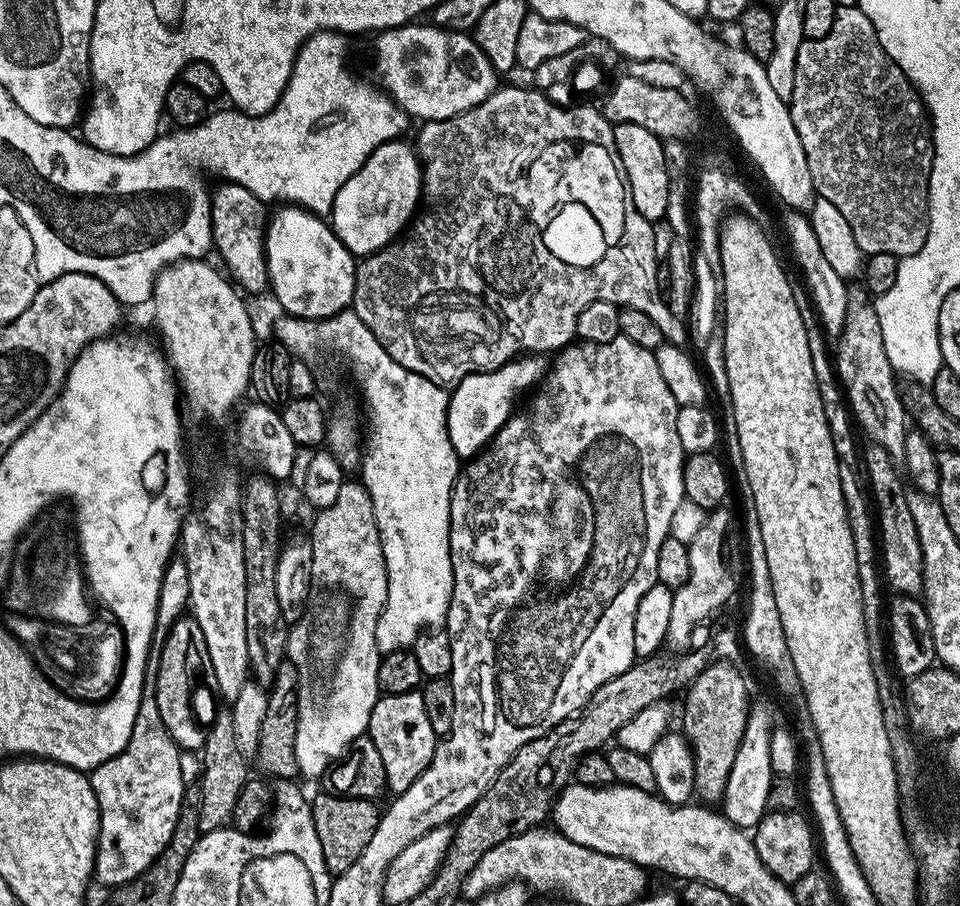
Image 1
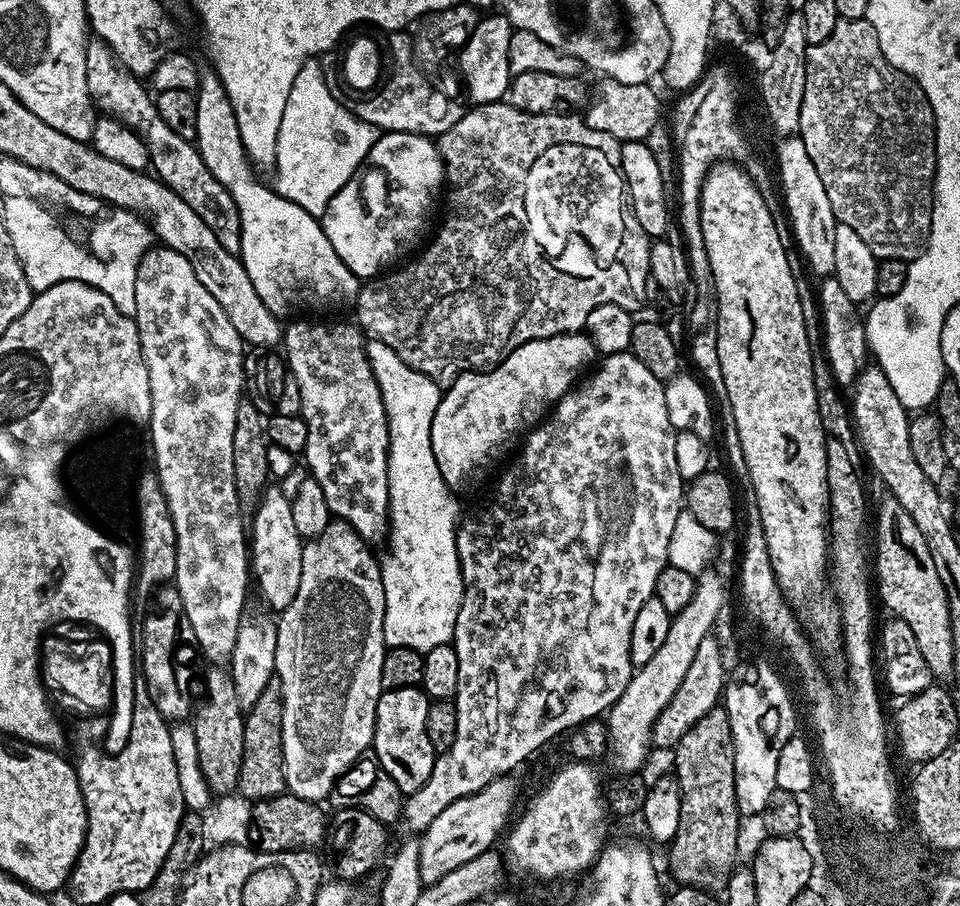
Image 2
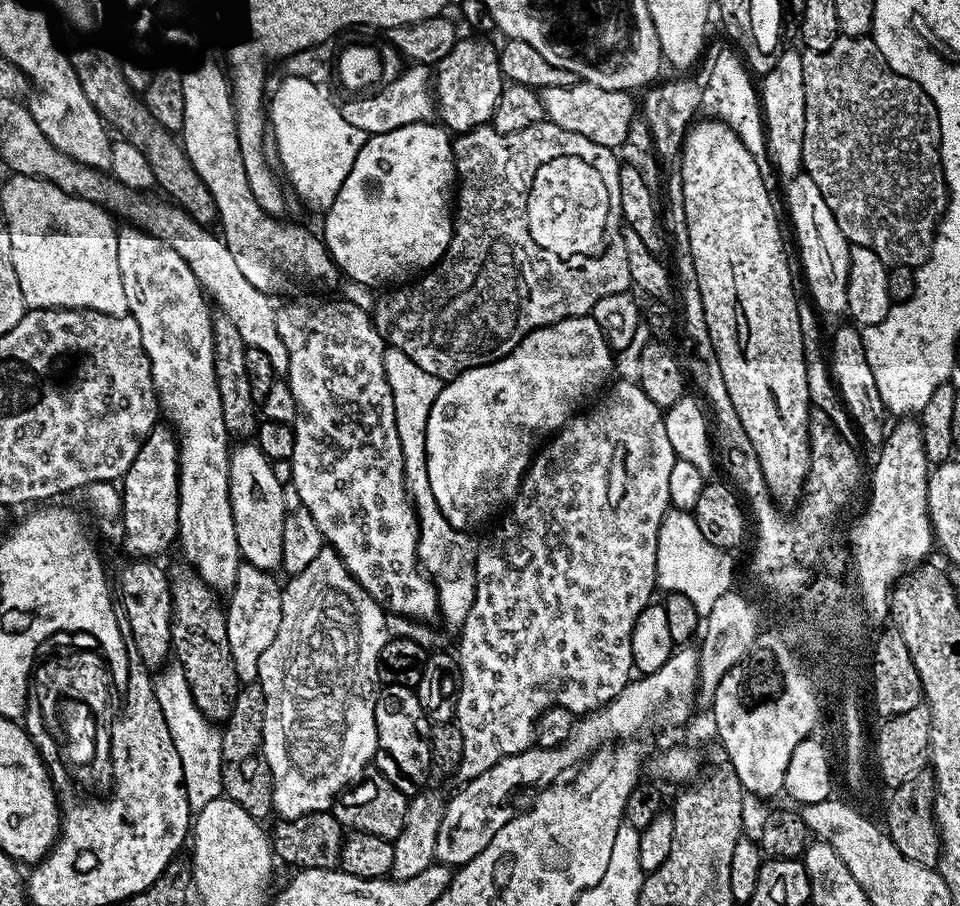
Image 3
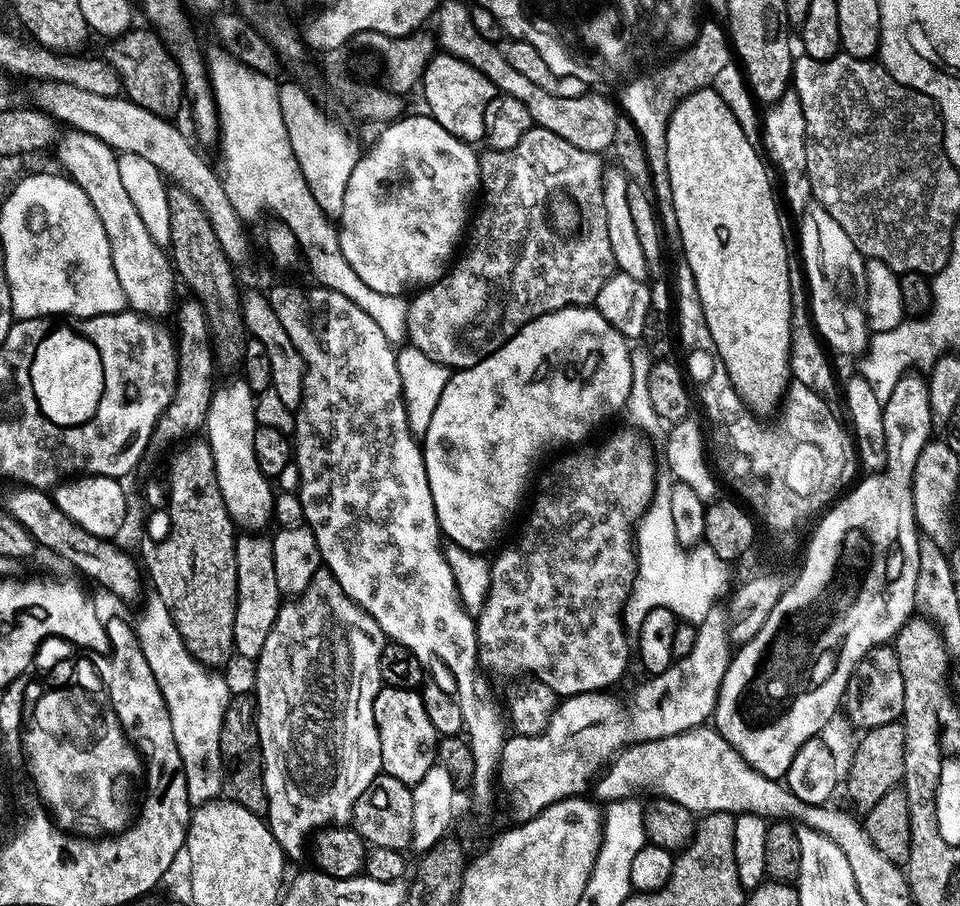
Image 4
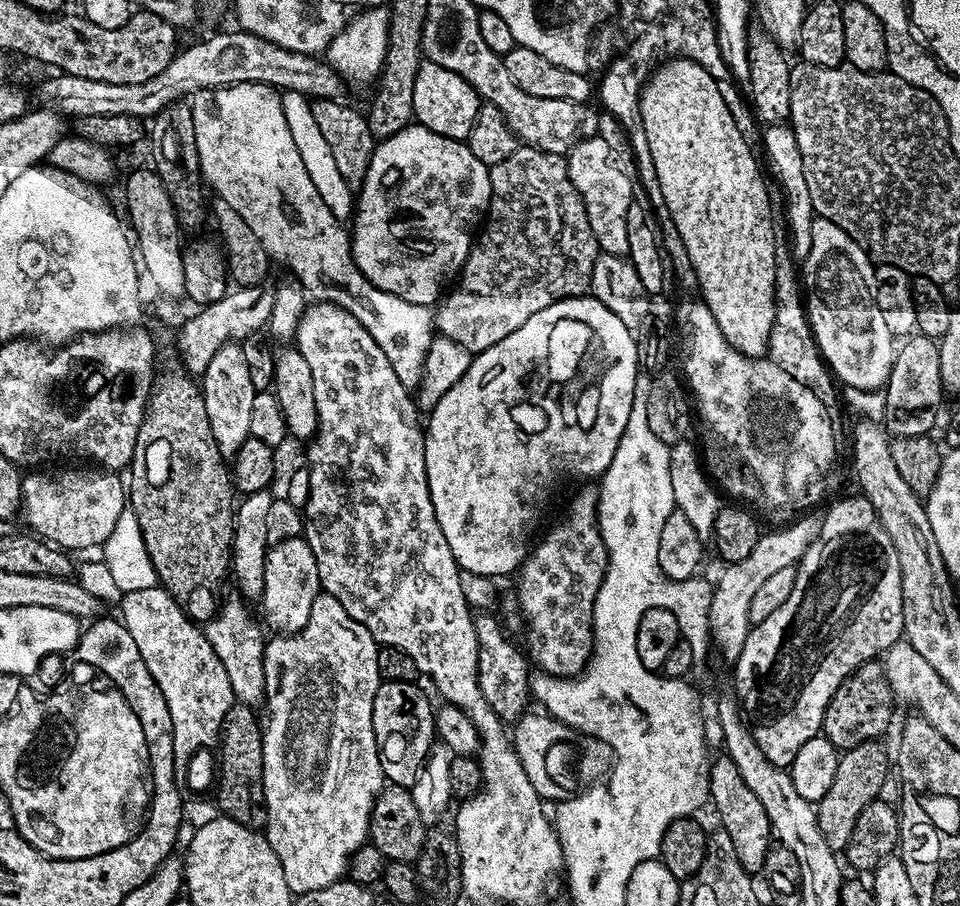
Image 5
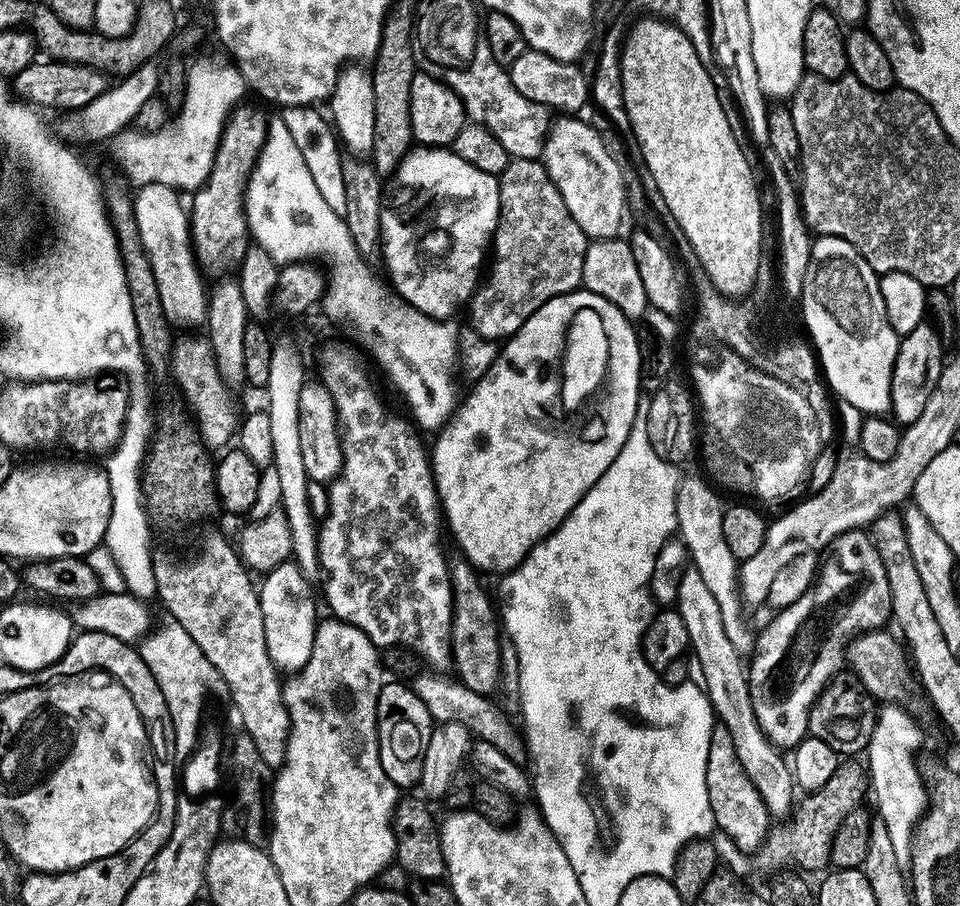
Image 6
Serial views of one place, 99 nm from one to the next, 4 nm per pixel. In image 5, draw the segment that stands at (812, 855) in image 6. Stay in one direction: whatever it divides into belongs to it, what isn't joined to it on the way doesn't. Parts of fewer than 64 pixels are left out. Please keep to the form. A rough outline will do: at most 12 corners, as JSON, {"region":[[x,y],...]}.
{"region":[[880,742],[847,749],[815,805],[824,841],[847,849],[890,772]]}

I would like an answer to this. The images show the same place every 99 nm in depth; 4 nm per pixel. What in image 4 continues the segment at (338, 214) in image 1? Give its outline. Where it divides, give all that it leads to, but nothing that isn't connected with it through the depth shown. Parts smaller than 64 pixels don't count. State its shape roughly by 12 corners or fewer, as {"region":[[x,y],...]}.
{"region":[[427,114],[379,130],[338,218],[383,296],[440,280],[480,158]]}

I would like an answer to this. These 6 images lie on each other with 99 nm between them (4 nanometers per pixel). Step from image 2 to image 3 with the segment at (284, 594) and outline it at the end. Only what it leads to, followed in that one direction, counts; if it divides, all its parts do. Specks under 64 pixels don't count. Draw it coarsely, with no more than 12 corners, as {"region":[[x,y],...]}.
{"region":[[256,442],[231,449],[240,555],[283,565],[284,484]]}

